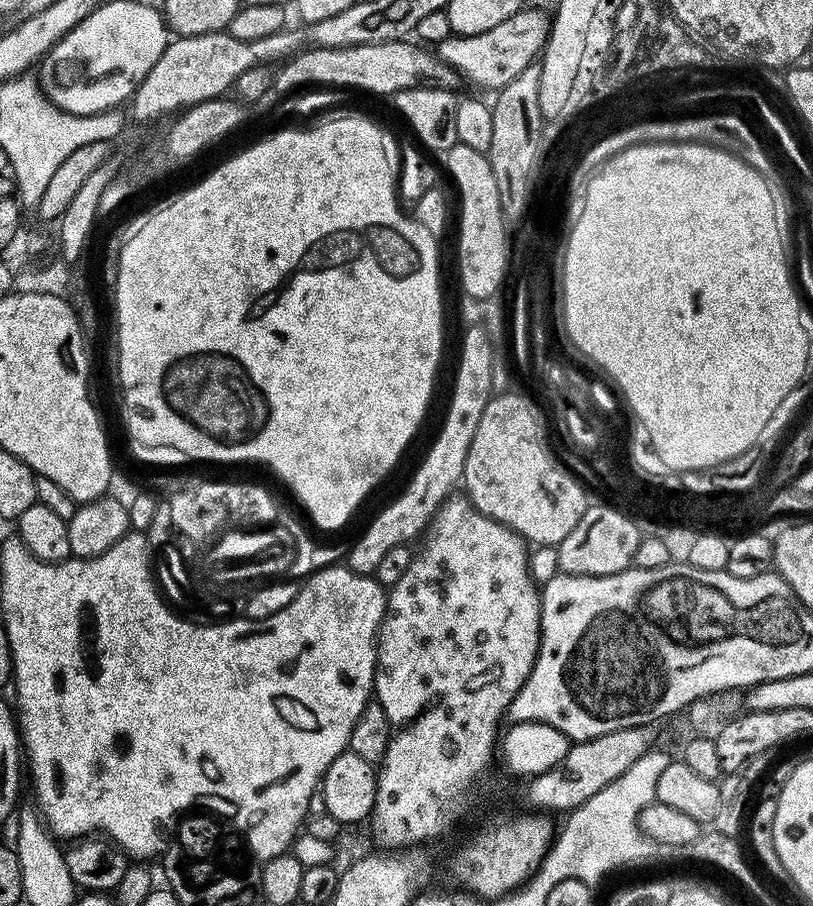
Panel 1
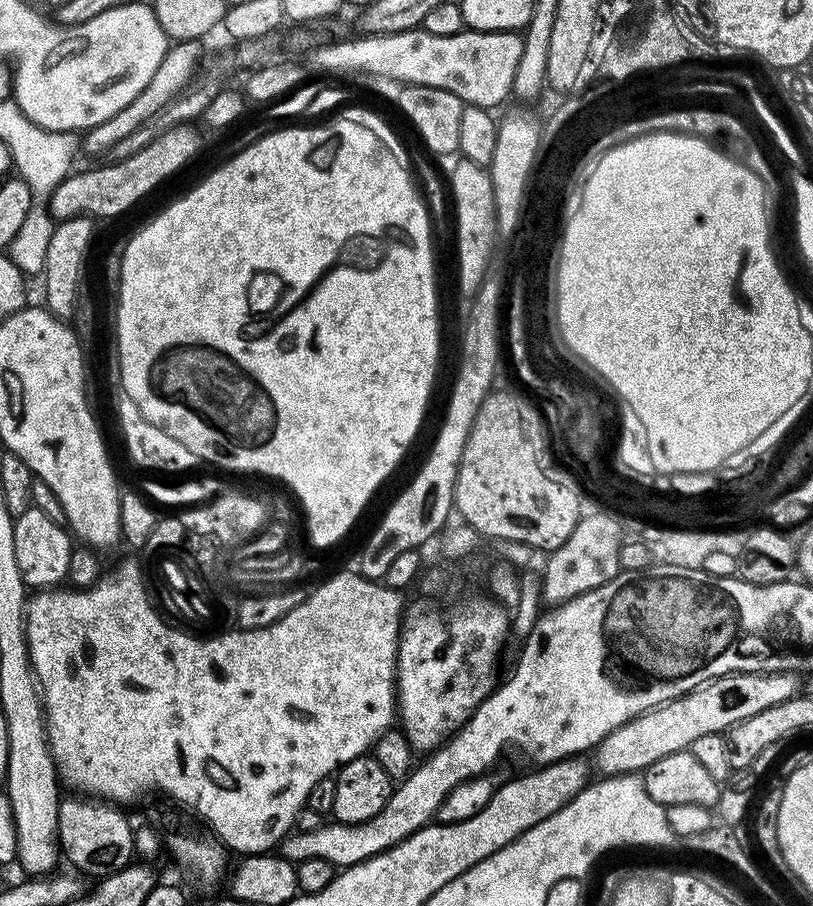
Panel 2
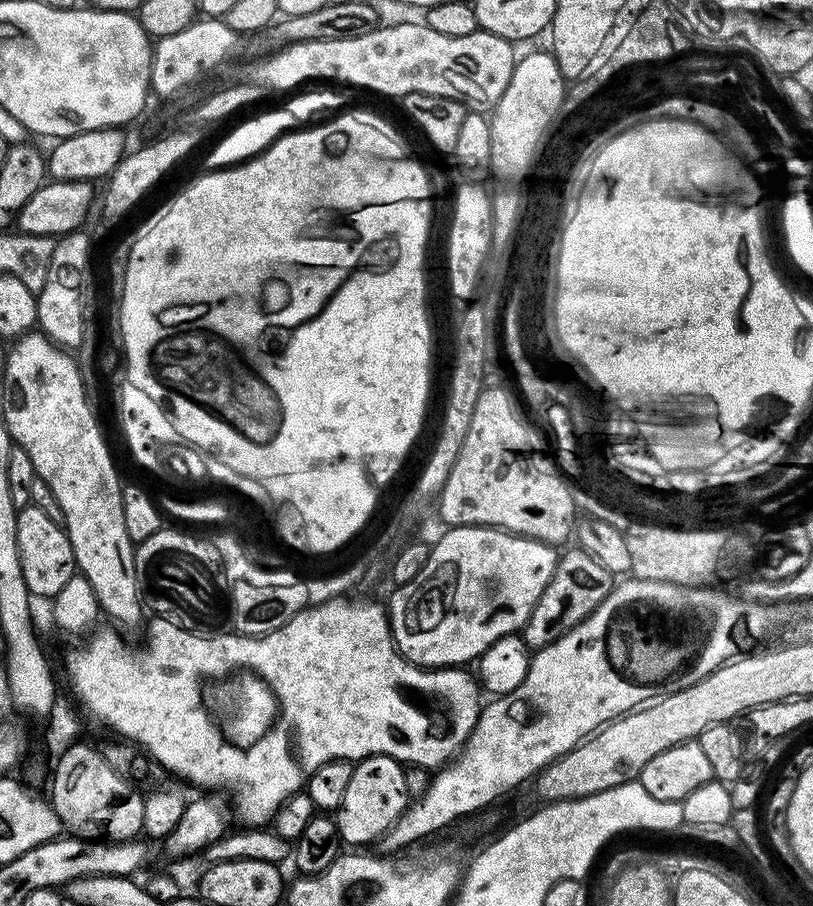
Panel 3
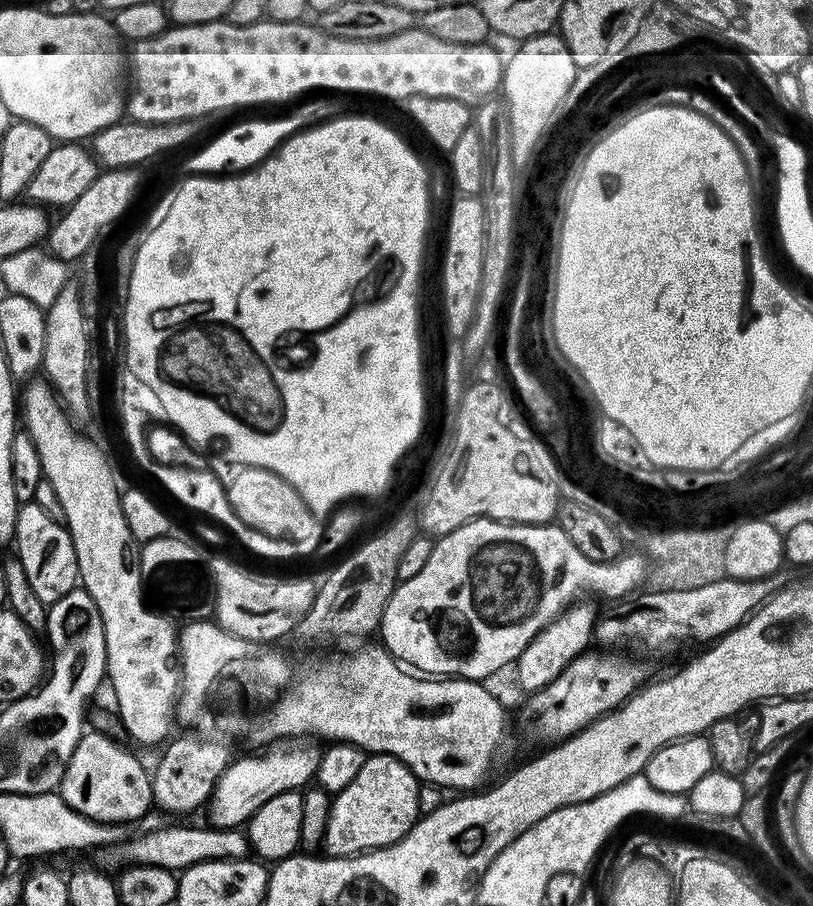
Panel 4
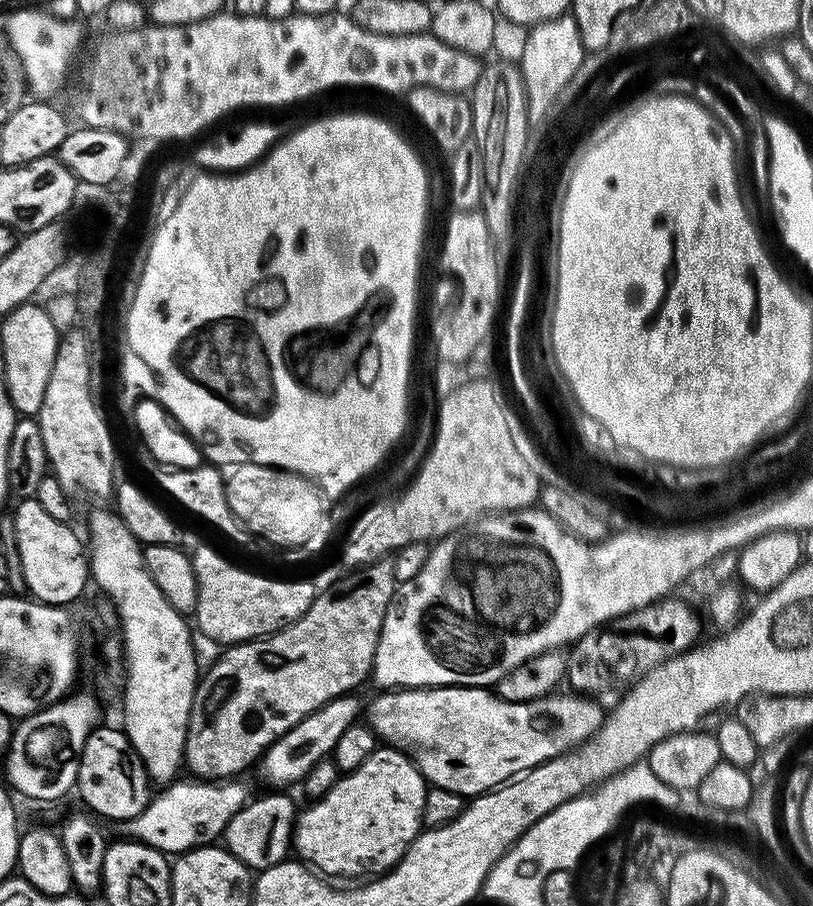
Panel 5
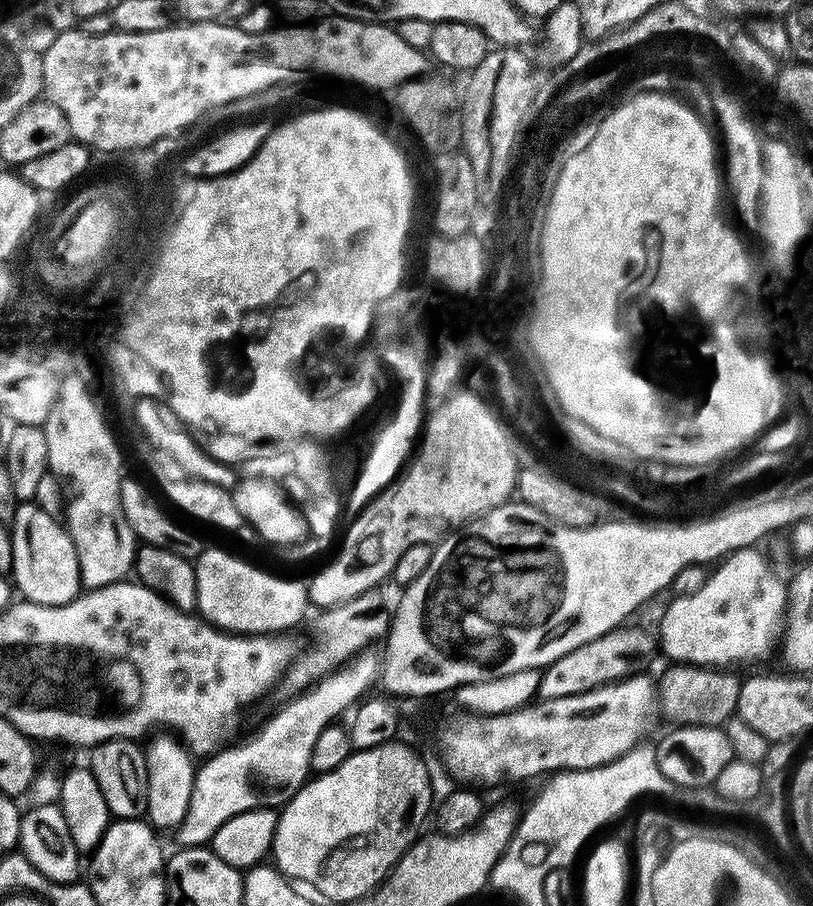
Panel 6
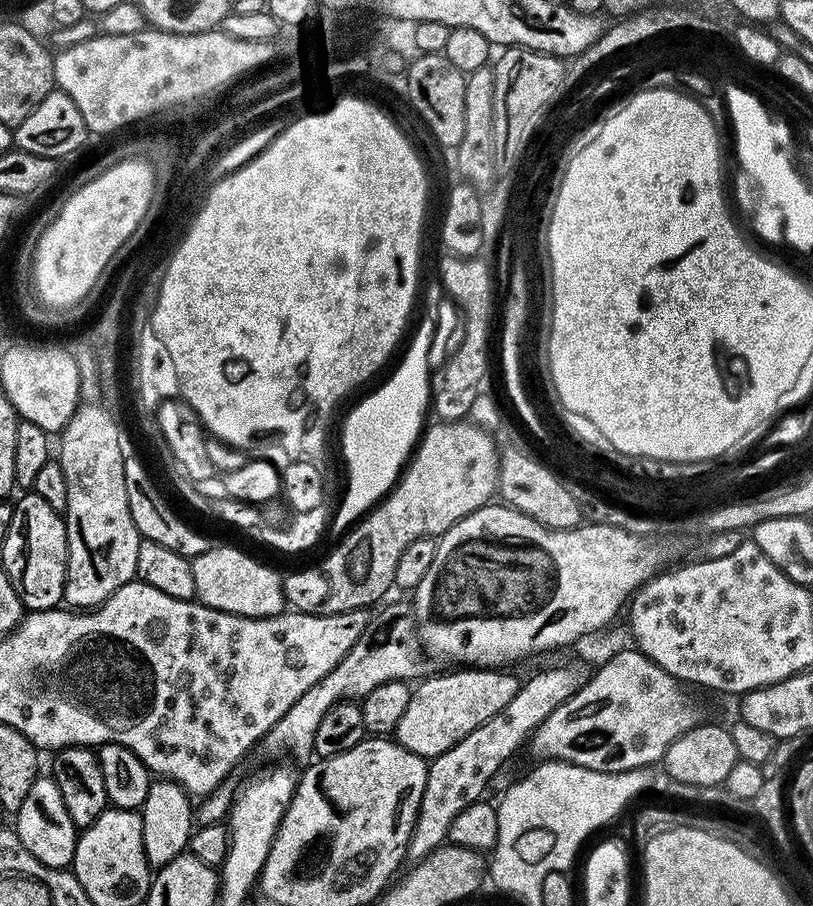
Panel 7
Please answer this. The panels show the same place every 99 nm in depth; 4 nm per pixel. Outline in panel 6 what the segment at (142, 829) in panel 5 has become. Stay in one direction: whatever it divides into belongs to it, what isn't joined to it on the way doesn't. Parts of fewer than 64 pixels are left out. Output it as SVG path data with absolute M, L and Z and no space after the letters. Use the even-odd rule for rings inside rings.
M372 651L358 653L351 660L347 660L341 668L334 669L330 675L316 681L311 688L305 688L303 692L291 697L286 702L288 704L284 705L280 712L273 714L253 740L248 740L245 744L233 743L231 746L225 746L197 767L194 790L190 794L190 806L186 806L186 818L182 818L178 829L180 848L203 848L214 838L222 822L230 822L230 818L251 808L267 806L279 809L287 804L290 798L294 798L294 794L310 779L310 754L314 750L314 742L318 742L318 734L322 734L322 730L326 730L328 724L339 721L344 711L347 713L355 709L379 681L382 656L379 651Z

